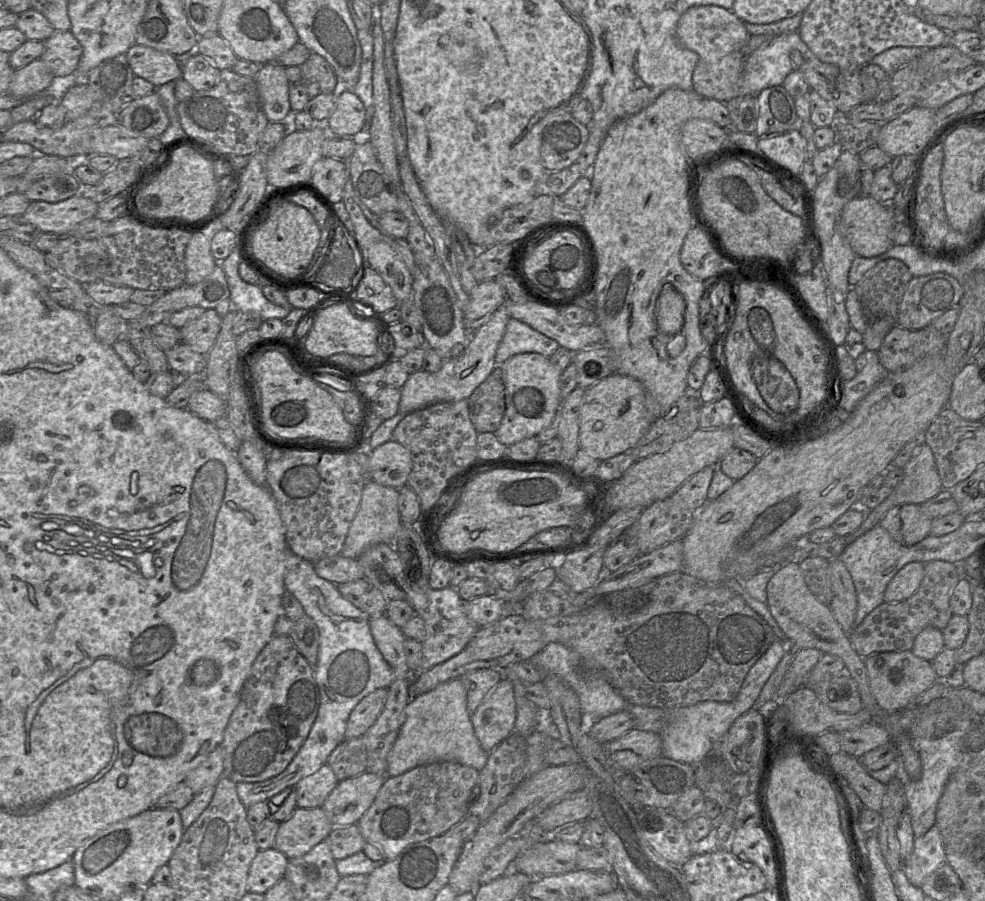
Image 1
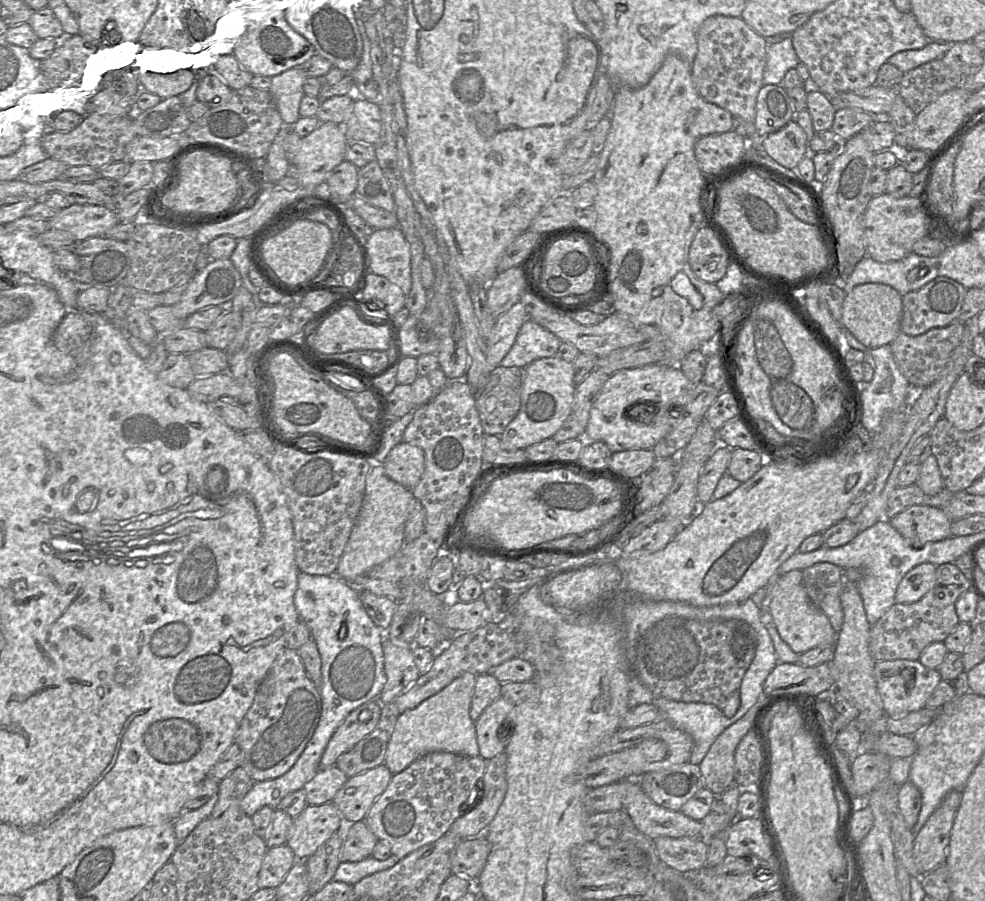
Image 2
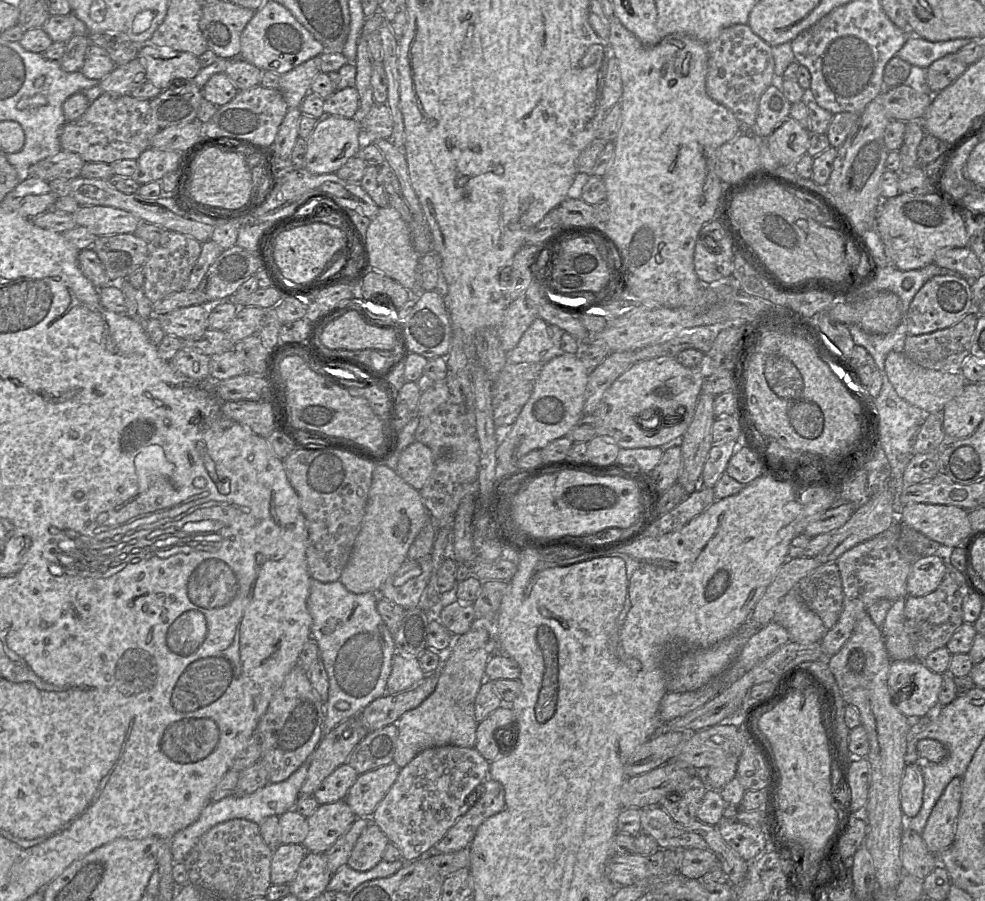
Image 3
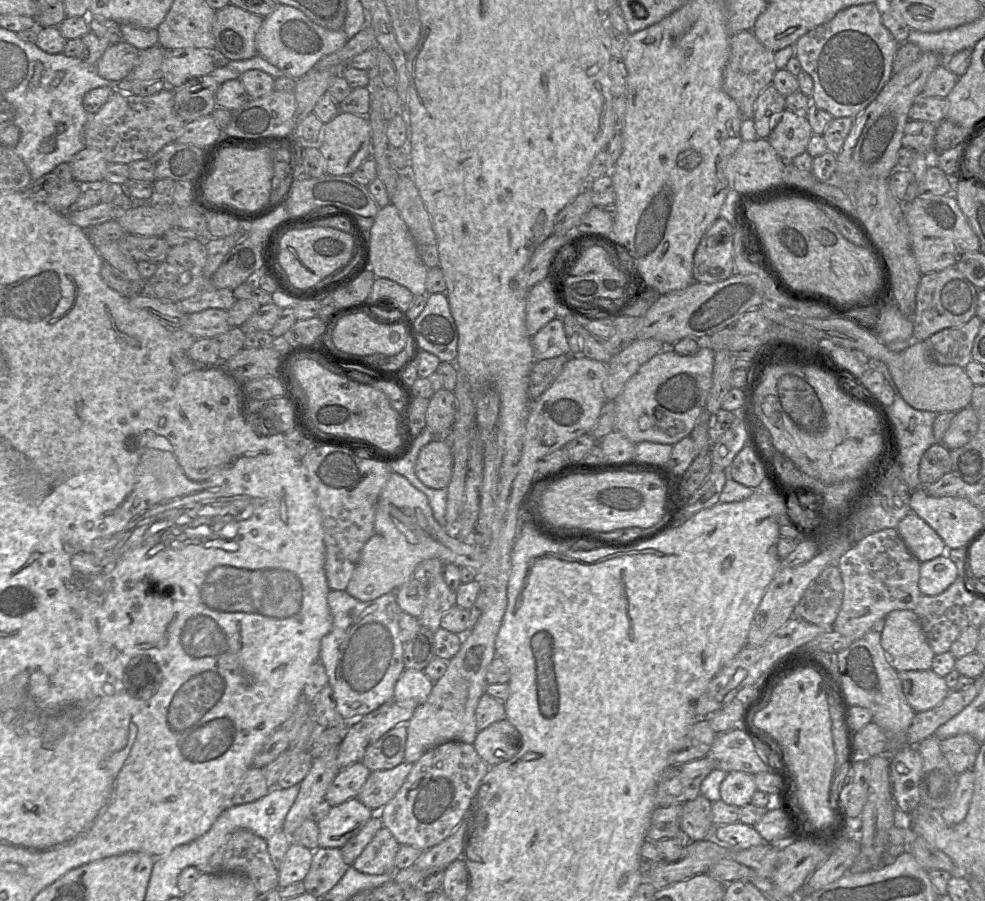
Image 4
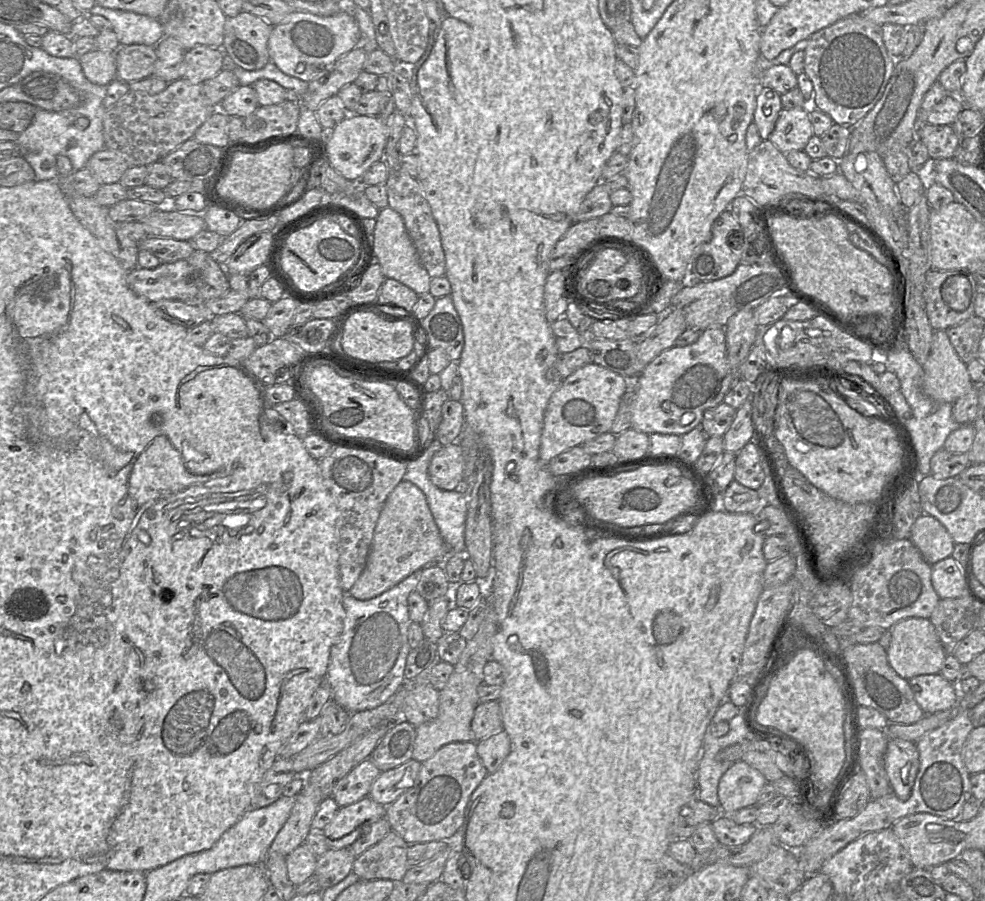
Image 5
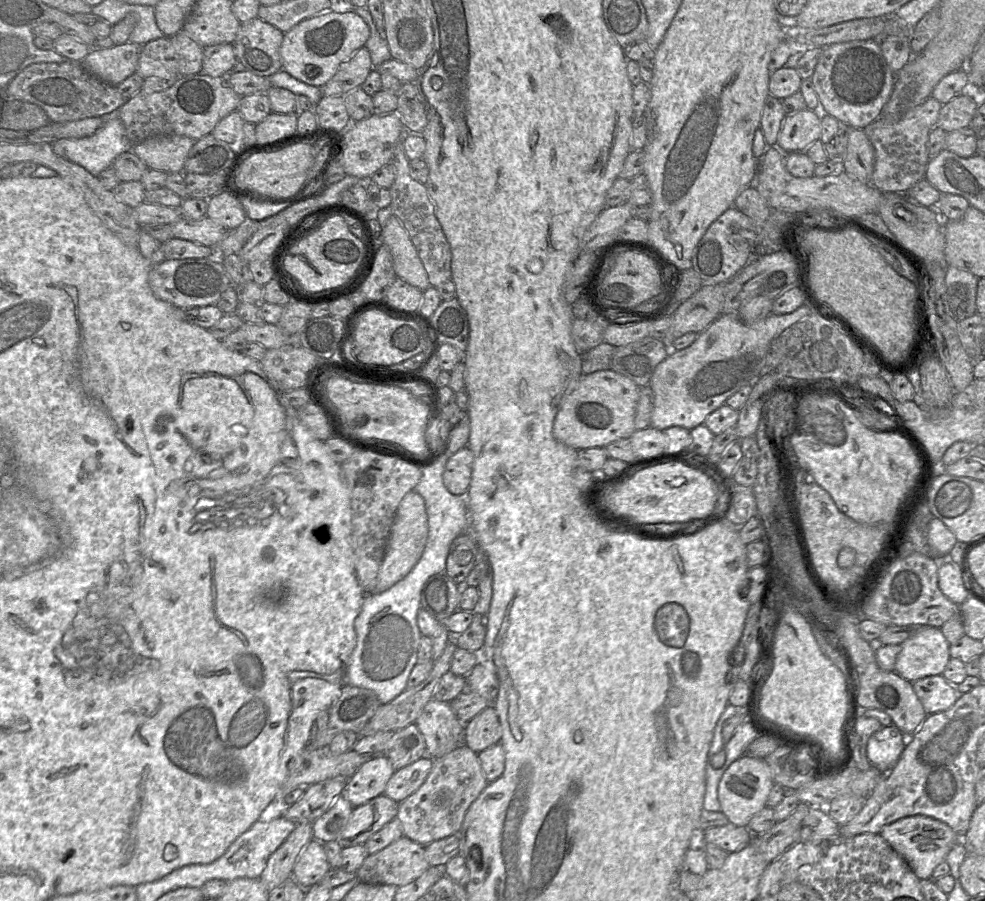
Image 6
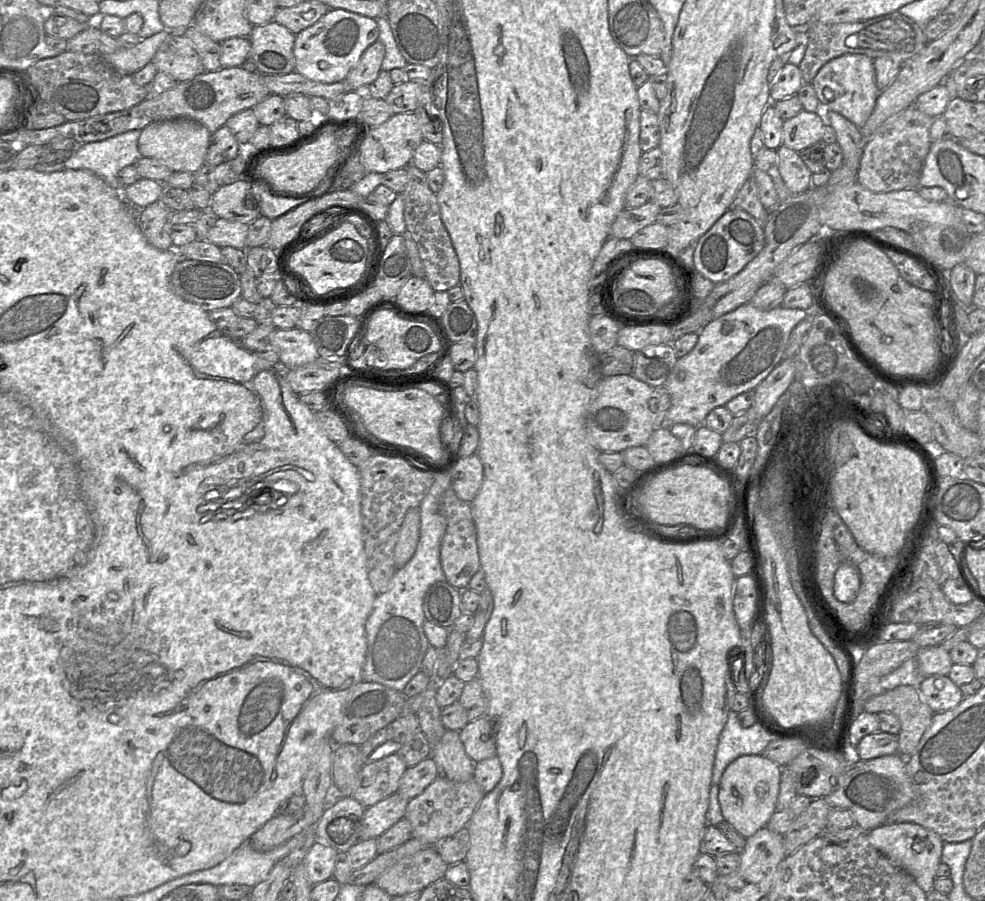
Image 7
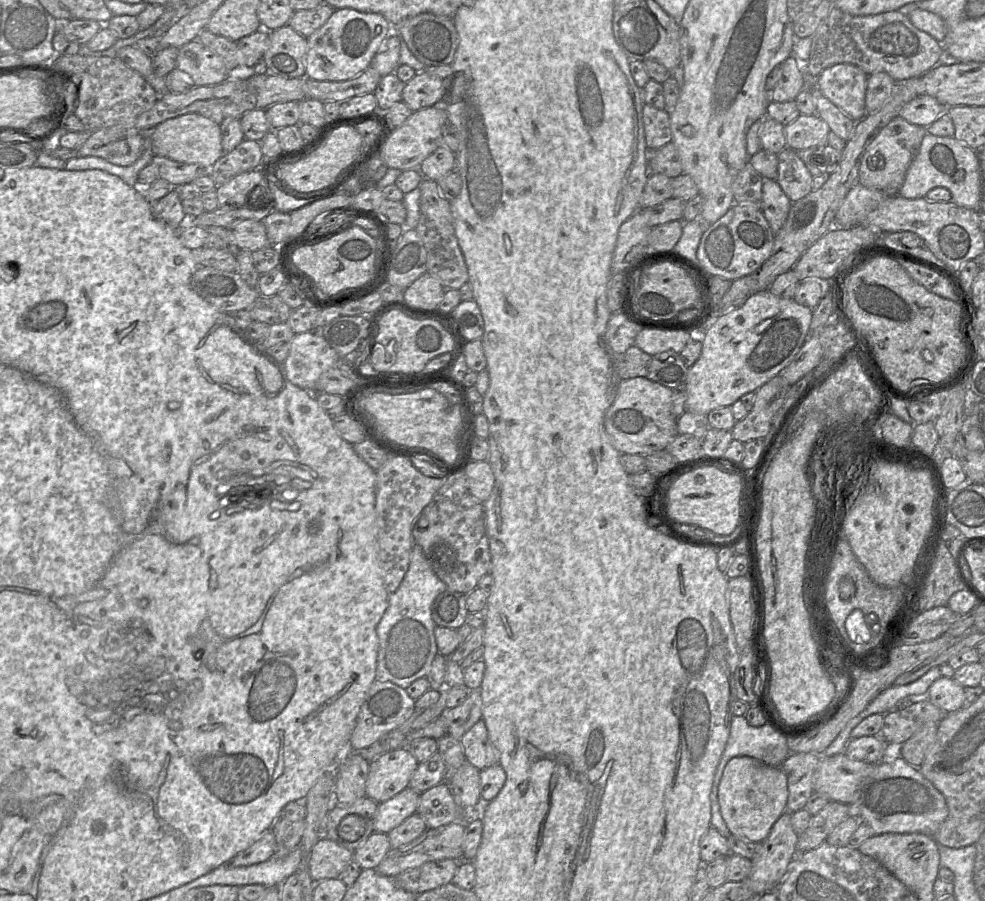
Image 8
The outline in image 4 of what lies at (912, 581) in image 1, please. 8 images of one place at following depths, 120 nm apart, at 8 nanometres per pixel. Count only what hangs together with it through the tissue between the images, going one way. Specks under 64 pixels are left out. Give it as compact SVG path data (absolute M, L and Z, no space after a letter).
M939 556L920 565L919 589L922 595L934 596L944 592L958 577L956 565Z

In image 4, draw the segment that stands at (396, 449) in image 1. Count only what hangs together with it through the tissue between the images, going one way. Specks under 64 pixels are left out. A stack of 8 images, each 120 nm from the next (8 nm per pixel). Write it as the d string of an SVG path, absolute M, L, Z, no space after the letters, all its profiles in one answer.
M435 438L423 446L417 456L415 473L432 489L446 489L452 478L451 448L443 438Z

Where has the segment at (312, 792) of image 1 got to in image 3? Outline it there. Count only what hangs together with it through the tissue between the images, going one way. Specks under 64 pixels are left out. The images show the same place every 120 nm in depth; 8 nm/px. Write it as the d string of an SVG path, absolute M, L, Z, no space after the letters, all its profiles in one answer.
M343 764L322 781L313 797L320 805L343 800L358 776L358 773L350 765Z

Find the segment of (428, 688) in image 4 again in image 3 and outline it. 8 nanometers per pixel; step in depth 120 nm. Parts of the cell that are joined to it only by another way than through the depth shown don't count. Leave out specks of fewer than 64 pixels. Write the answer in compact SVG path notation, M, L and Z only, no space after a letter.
M396 653L392 661L392 671L387 681L386 694L403 692L420 682L425 676L417 657L402 656Z

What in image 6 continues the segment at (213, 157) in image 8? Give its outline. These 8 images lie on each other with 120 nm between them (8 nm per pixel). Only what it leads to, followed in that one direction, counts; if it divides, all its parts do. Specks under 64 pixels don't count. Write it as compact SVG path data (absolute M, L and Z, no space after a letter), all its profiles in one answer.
M177 135L150 137L132 146L132 152L150 169L183 172L187 155L196 141Z

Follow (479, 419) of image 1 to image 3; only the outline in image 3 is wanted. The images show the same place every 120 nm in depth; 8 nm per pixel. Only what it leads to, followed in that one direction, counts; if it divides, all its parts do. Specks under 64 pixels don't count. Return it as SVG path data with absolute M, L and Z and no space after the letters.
M506 363L491 387L493 420L496 427L512 425L533 391L545 363Z

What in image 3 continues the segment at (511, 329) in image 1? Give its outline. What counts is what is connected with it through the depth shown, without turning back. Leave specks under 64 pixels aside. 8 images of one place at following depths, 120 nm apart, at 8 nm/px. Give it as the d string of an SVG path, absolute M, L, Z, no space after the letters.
M538 317L524 332L516 347L507 352L507 363L547 363L563 354L563 333L558 326Z

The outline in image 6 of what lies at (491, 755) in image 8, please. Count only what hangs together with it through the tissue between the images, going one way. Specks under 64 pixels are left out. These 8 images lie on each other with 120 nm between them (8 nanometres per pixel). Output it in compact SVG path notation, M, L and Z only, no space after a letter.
M490 704L464 727L464 744L476 753L499 743L501 737L499 716Z

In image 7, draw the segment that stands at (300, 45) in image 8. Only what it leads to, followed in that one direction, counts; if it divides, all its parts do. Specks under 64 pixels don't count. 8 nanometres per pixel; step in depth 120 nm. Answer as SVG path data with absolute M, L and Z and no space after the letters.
M274 21L254 26L248 38L251 43L249 58L254 61L257 72L260 74L283 75L295 71L293 53L295 35L285 26Z

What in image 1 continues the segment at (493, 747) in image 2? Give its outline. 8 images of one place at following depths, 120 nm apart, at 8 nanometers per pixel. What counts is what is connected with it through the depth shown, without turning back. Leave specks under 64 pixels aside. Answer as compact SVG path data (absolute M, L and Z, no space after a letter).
M503 677L471 716L474 732L489 753L514 730L517 718L513 682Z

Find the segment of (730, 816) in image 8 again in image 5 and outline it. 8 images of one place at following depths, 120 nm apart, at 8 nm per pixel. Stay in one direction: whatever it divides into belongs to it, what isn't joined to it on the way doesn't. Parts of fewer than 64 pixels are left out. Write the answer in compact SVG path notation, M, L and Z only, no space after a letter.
M743 760L735 761L719 780L721 810L730 812L754 806L766 783L760 771Z

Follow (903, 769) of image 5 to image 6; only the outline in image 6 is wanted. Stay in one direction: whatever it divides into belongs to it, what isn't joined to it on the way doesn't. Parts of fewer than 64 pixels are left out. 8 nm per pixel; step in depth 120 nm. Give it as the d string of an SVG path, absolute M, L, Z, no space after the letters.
M883 726L868 739L868 760L882 773L888 773L899 760L907 739L897 726Z

